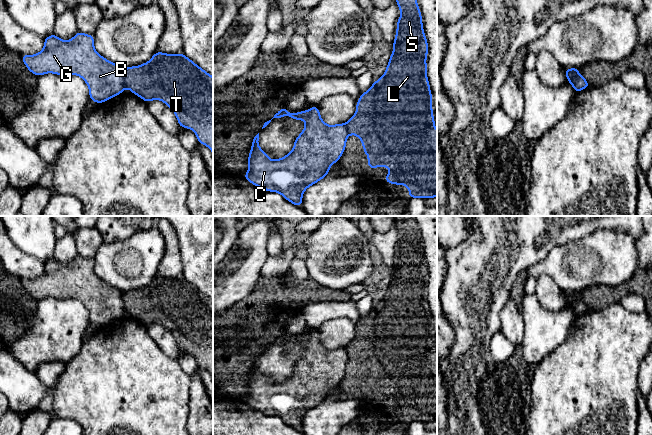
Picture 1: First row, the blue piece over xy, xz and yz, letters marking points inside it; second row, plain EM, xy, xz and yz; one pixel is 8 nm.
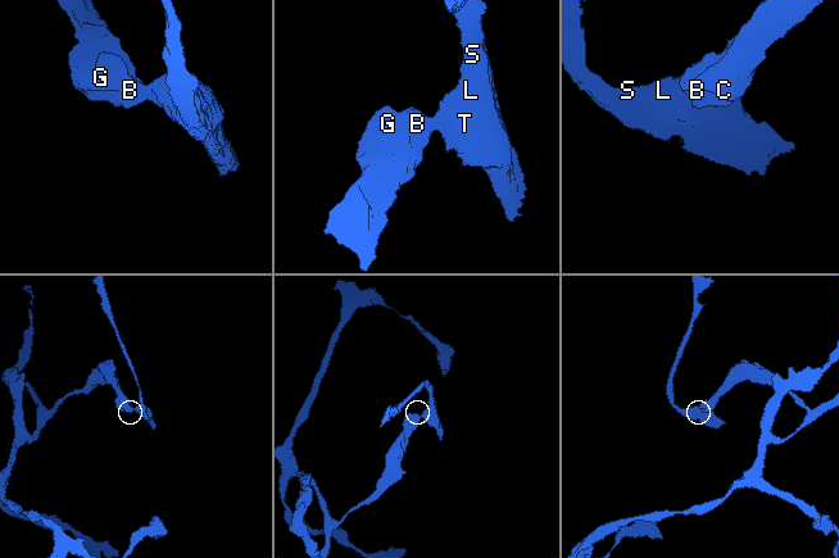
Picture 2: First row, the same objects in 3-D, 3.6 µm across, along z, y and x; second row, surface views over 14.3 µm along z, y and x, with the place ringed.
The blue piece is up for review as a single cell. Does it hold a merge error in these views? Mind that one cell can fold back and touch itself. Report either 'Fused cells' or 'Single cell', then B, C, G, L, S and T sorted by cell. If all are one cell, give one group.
Fused cells. Groups: B C G / L S T

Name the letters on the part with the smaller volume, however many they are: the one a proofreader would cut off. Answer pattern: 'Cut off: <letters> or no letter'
Cut off: L, S, T

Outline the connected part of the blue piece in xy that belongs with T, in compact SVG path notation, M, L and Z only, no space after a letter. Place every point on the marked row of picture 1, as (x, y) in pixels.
M157 51L151 59L138 66L122 68L126 88L143 99L164 102L174 112L181 128L191 129L199 144L207 146L213 155L213 77L183 53Z

